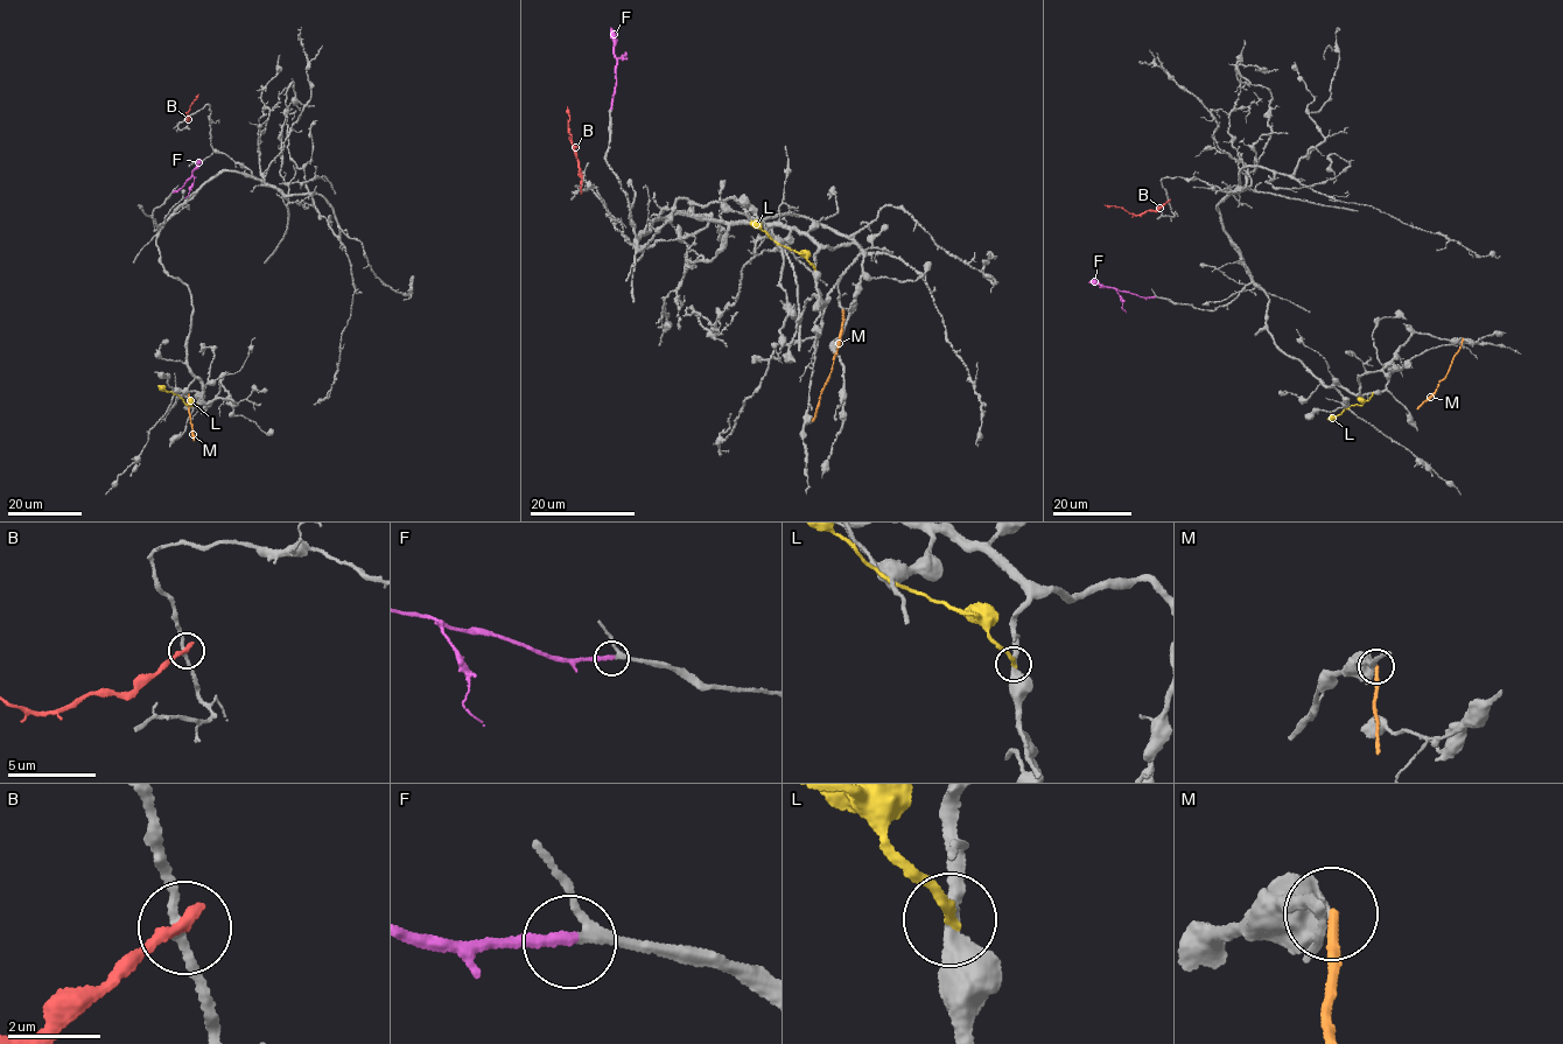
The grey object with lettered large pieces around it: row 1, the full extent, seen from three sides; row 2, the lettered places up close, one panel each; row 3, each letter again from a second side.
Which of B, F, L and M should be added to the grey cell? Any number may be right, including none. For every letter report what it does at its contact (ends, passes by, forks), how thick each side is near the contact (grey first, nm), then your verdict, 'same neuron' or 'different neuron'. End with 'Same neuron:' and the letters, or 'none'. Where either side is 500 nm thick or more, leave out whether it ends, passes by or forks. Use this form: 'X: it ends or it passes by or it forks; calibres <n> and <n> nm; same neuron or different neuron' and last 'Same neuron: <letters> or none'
B: it ends; calibres 180 and 280 nm; different neuron
F: it ends; calibres 190 and 240 nm; same neuron
L: it ends; calibres 360 and 220 nm; different neuron
M: calibres 500 and 240 nm; different neuron
Same neuron: F

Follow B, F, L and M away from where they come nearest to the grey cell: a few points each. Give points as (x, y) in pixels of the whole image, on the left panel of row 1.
B: (188, 118), (198, 95)
F: (173, 193), (190, 177), (200, 159)
L: (196, 404), (184, 404), (182, 398), (159, 385)
M: (188, 393), (194, 440)

